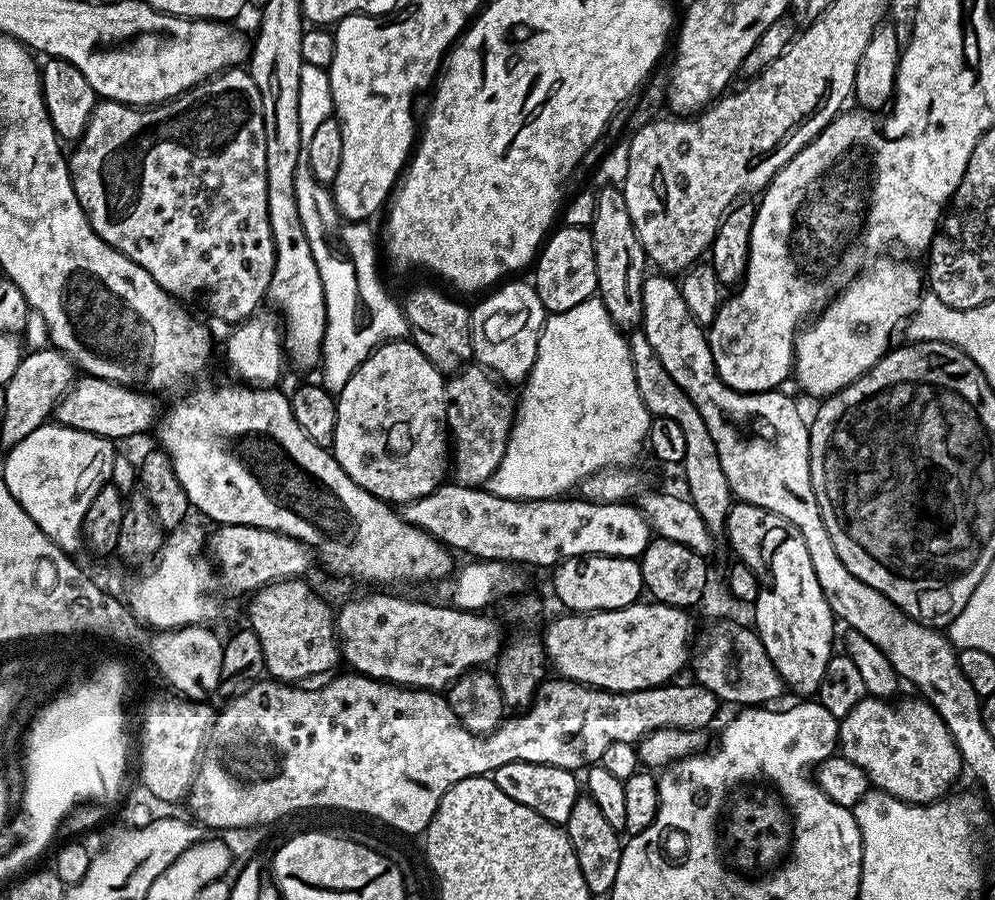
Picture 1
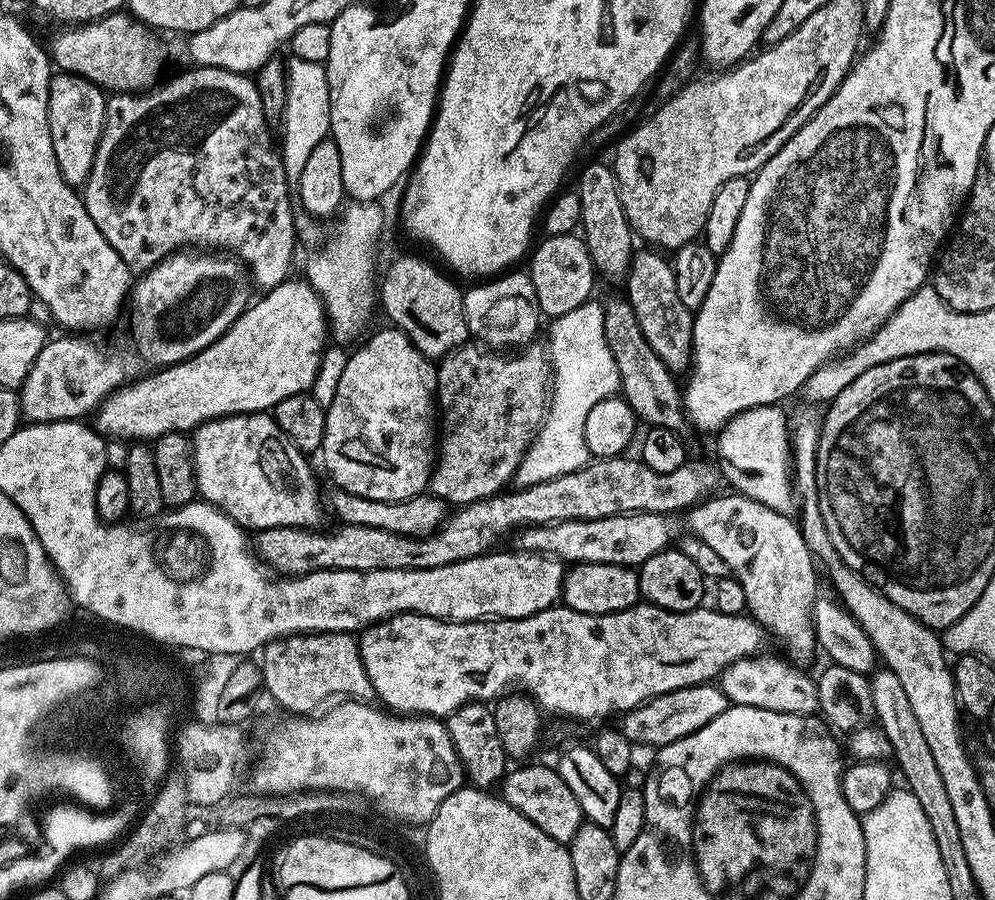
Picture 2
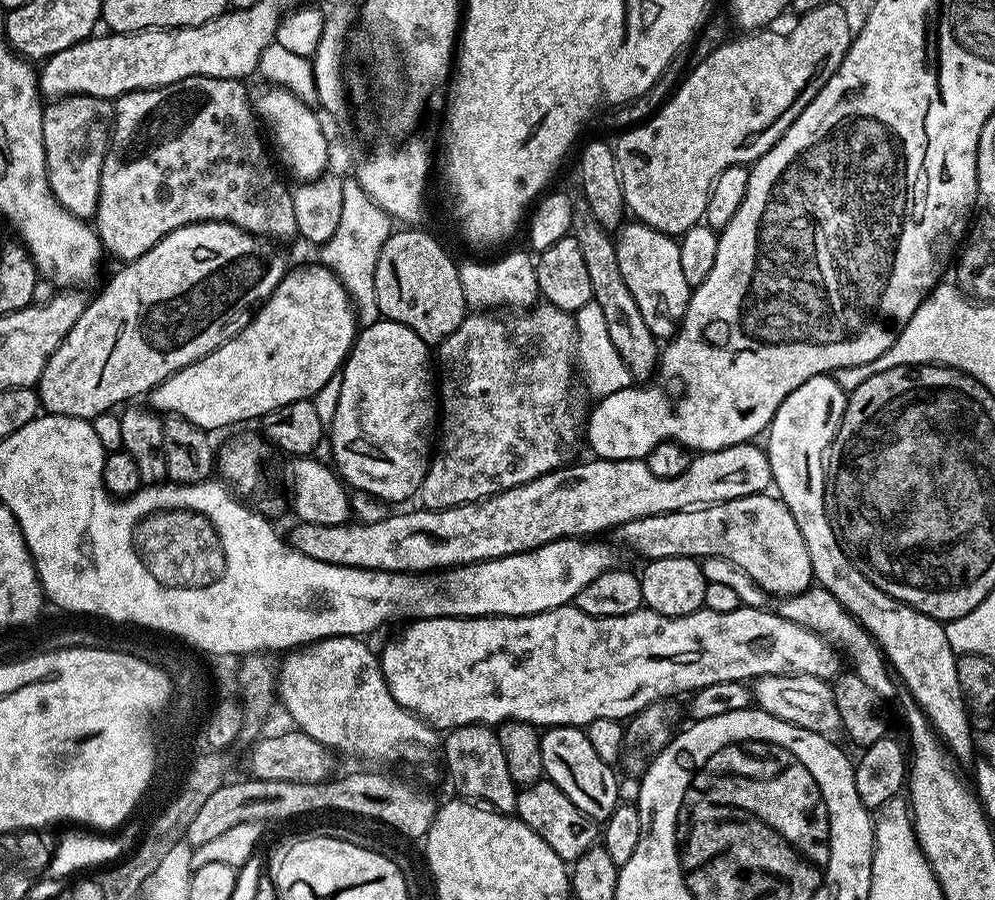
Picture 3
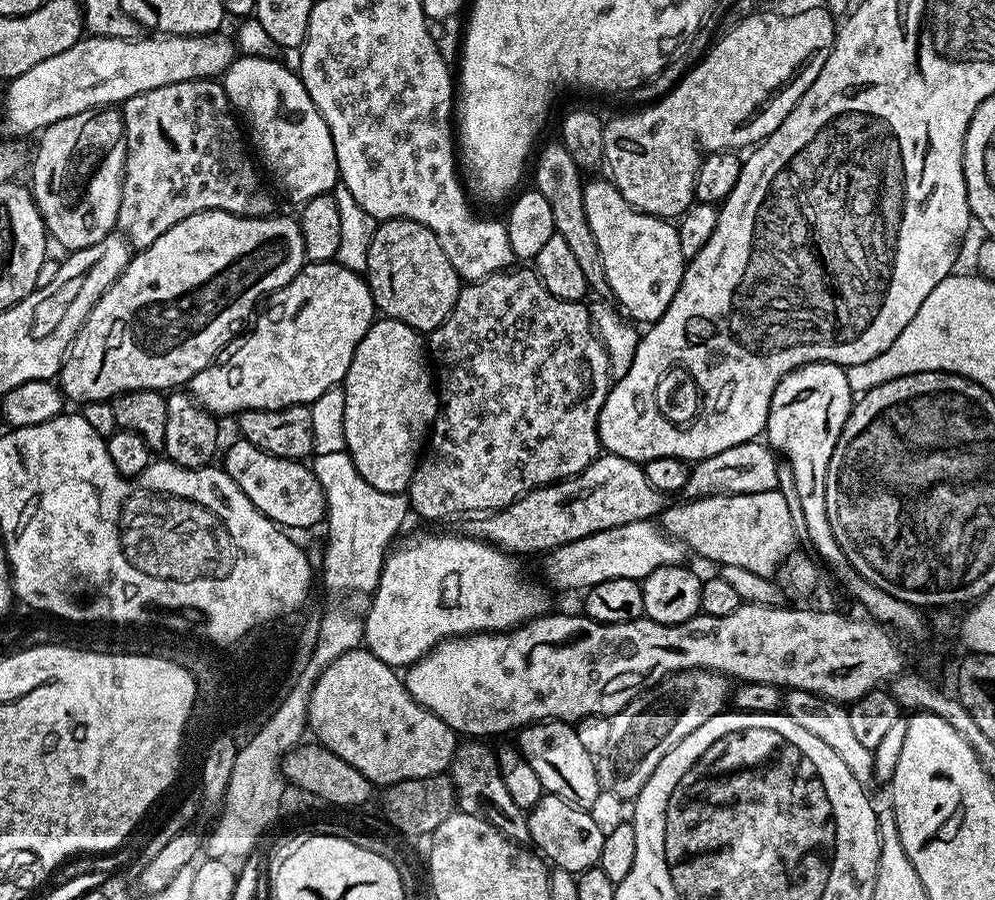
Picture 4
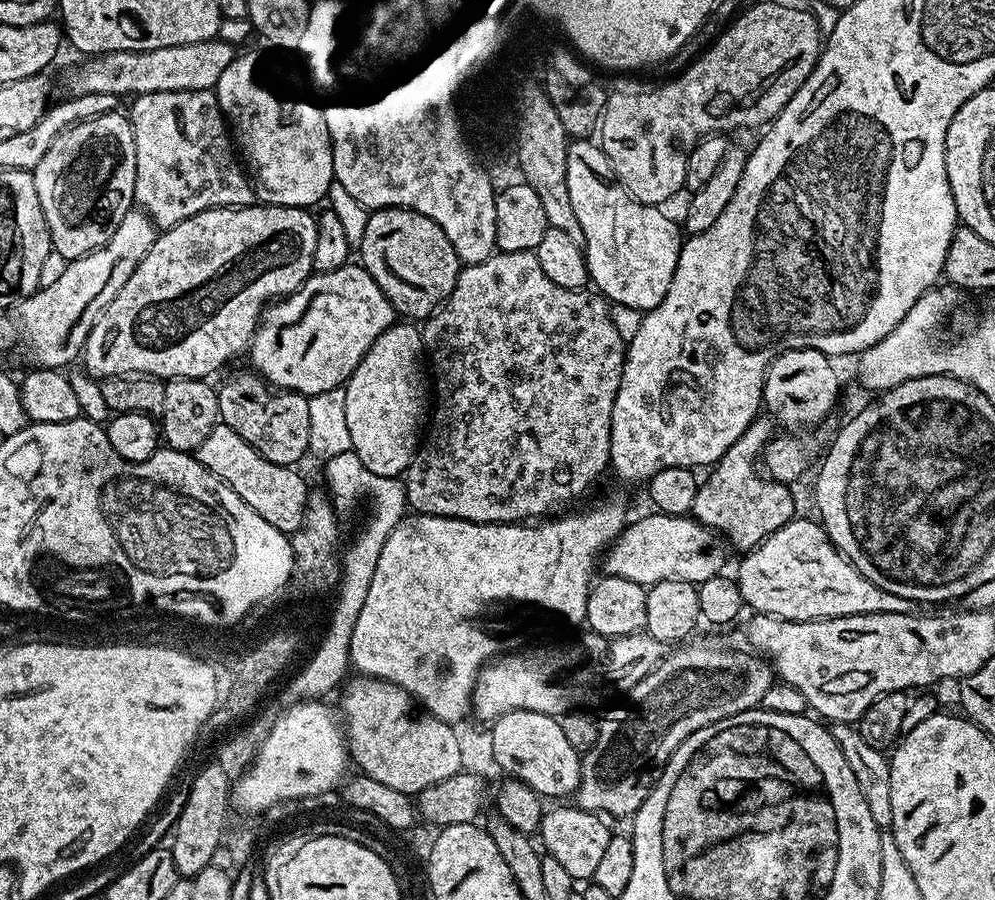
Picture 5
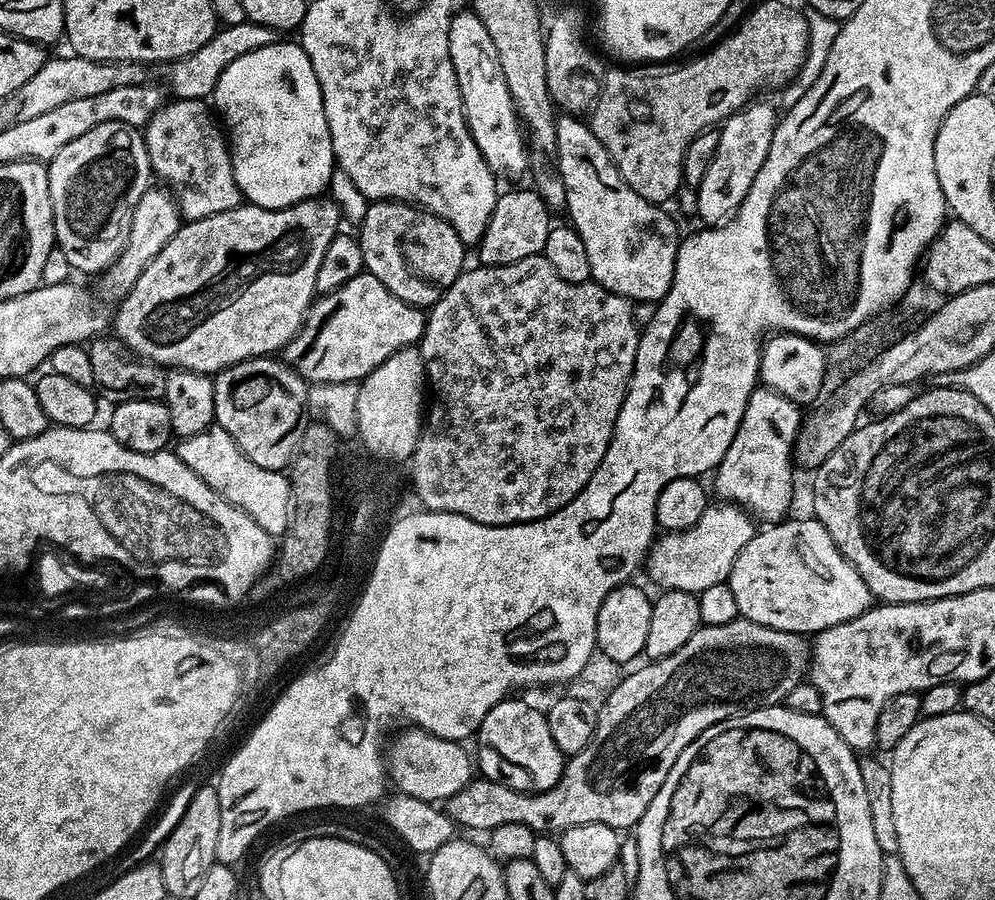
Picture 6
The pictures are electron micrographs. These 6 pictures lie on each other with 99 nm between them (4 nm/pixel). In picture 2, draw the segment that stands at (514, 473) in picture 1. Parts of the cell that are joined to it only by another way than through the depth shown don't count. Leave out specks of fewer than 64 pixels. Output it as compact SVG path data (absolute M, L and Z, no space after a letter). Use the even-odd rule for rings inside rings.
M589 302L578 306L574 310L570 310L570 314L562 314L555 317L551 321L552 329L549 330L548 336L552 339L550 343L550 355L552 357L552 386L550 389L550 403L548 405L548 415L544 418L544 426L536 434L535 440L532 441L531 448L528 449L528 453L524 455L524 461L518 466L516 475L514 477L514 484L517 489L529 488L530 486L538 486L538 482L546 482L550 478L558 478L562 474L570 474L574 470L584 467L589 463L590 453L587 446L586 436L586 416L590 414L590 410L594 410L594 406L598 406L598 402L608 400L611 396L617 395L620 392L620 374L618 372L618 366L614 360L614 354L610 350L610 346L606 340L606 330L604 329L604 306L600 302Z

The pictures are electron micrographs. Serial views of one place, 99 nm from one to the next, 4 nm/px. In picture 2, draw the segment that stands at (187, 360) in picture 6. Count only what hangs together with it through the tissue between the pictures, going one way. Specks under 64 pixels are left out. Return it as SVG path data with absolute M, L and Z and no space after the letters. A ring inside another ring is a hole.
M181 250L173 252L171 256L167 256L161 264L155 264L149 272L143 273L133 283L130 293L130 308L132 304L132 336L125 338L121 344L108 344L105 348L100 348L100 344L96 338L89 338L84 334L60 334L57 340L49 339L45 343L44 349L38 354L38 358L34 358L34 362L30 366L30 370L26 374L23 384L18 389L20 397L20 415L29 424L49 424L50 422L58 422L59 420L80 420L84 415L95 413L110 393L118 388L124 387L125 384L145 375L149 370L159 370L167 368L169 364L177 364L183 360L189 360L194 354L198 354L206 346L210 346L215 342L222 333L231 326L231 324L239 318L248 307L253 299L254 285L250 275L248 265L243 264L237 257L231 254L225 254L220 250Z

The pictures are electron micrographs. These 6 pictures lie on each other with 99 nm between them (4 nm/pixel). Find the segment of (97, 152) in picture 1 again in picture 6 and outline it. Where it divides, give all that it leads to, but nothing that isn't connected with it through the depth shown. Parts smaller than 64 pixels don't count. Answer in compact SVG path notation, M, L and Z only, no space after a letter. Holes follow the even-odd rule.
M204 100L169 101L161 103L142 128L153 177L170 193L185 221L210 218L240 207L242 197L234 182L230 148L209 105Z

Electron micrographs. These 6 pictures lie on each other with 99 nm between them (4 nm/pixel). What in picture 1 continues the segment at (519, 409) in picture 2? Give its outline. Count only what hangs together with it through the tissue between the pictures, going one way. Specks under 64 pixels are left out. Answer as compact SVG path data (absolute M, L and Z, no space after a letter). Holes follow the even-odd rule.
M465 366L451 373L444 389L452 459L450 468L455 483L465 484L468 488L487 485L494 470L498 470L498 462L502 462L502 454L506 454L517 401L514 396L512 400L506 390L508 388L499 379L493 378L479 366Z

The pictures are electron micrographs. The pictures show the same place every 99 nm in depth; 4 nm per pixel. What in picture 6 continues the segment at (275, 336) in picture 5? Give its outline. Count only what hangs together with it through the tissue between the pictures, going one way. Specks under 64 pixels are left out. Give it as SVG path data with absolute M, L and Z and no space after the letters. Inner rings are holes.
M362 271L332 292L313 299L304 325L282 349L282 359L306 382L350 383L369 376L390 354L419 345L426 316L421 309L402 302L374 274Z

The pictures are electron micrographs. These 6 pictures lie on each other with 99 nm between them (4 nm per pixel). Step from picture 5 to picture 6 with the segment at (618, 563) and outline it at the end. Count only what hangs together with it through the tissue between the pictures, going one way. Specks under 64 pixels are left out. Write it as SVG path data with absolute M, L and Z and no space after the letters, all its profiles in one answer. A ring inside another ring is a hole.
M727 502L709 503L707 510L702 514L702 518L698 518L698 522L694 522L694 526L690 526L681 532L664 532L653 543L652 549L648 551L646 561L646 573L656 584L661 584L661 589L673 592L674 590L682 590L698 594L702 590L706 590L706 586L714 586L715 584L723 584L727 581L731 574L731 567L734 566L734 560L741 553L742 548L757 534L758 524L749 513L743 508L739 508L736 504Z

